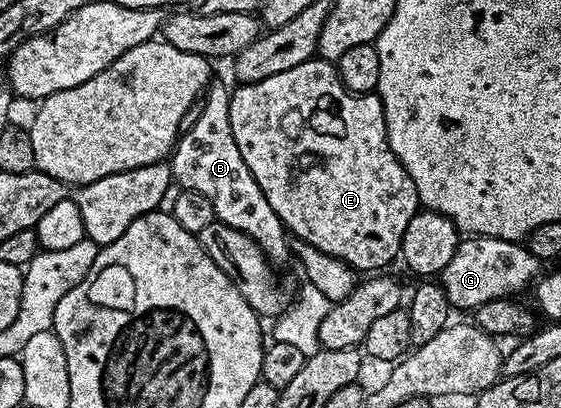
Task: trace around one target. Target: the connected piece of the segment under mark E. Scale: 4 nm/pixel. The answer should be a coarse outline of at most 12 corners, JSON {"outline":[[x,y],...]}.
{"outline":[[322,59],[233,97],[288,234],[356,271],[421,206],[378,93]]}

